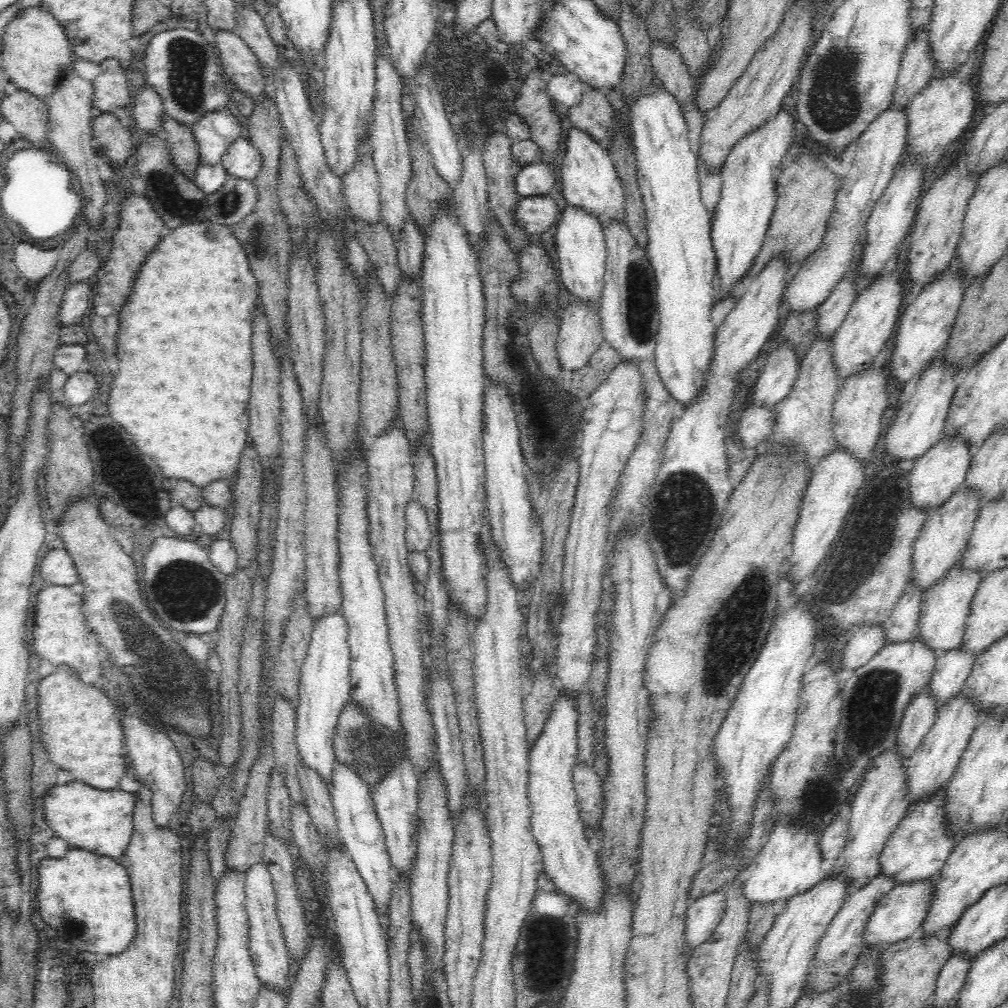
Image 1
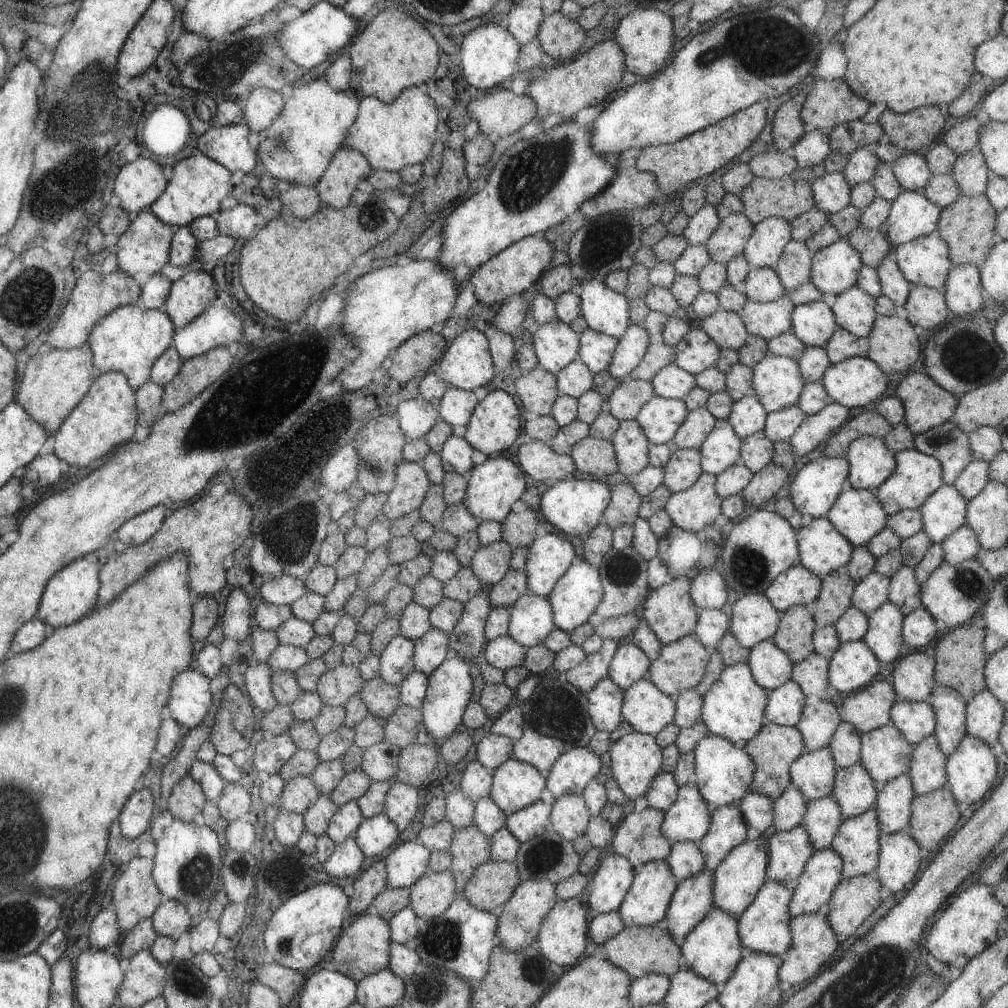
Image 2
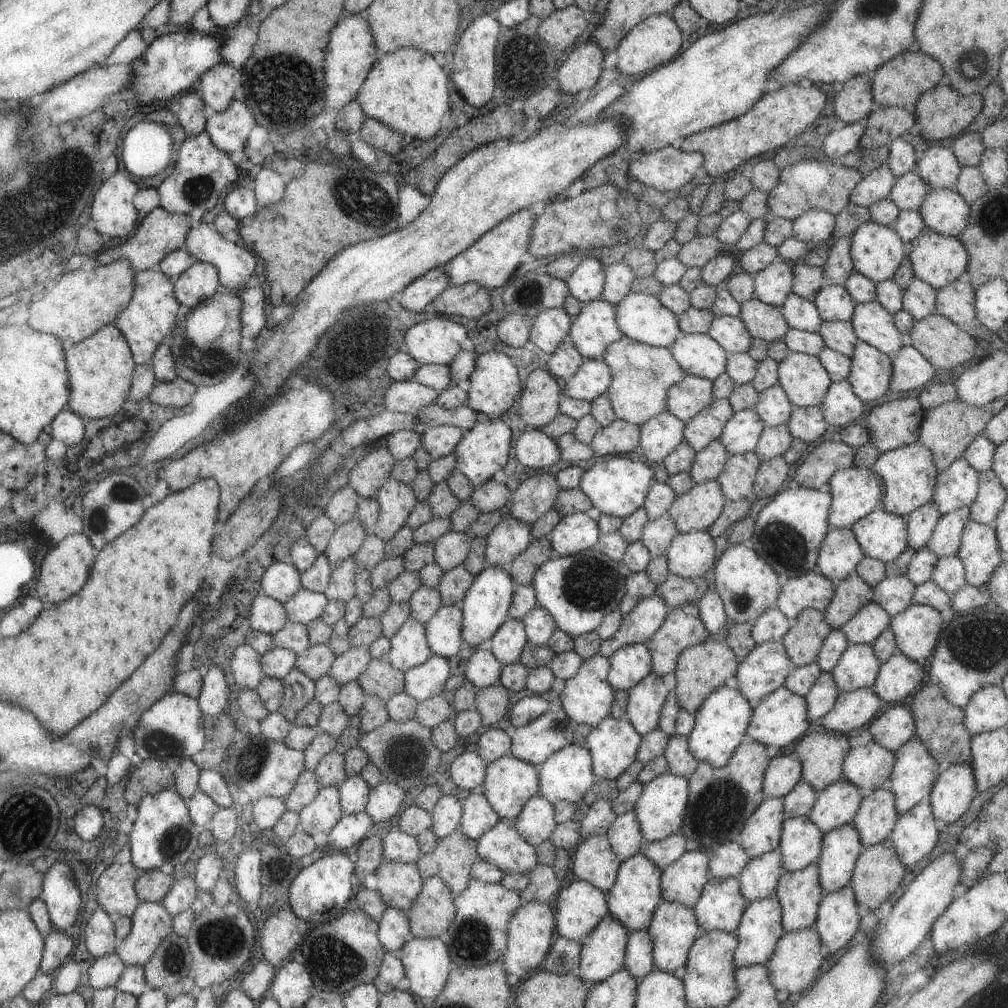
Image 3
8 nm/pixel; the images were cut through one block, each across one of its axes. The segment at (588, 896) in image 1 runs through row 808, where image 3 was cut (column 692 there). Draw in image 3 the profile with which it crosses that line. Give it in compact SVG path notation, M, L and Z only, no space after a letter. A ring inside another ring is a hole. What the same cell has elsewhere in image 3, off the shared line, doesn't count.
M707 531L677 533L664 552L669 575L703 577L716 562L713 539Z

